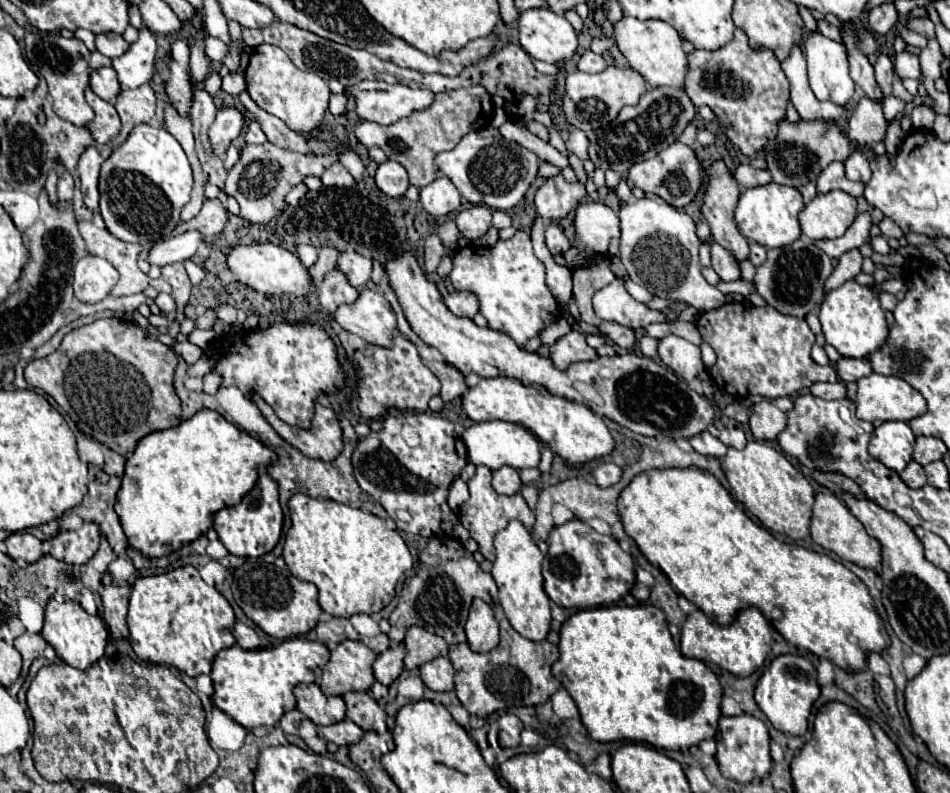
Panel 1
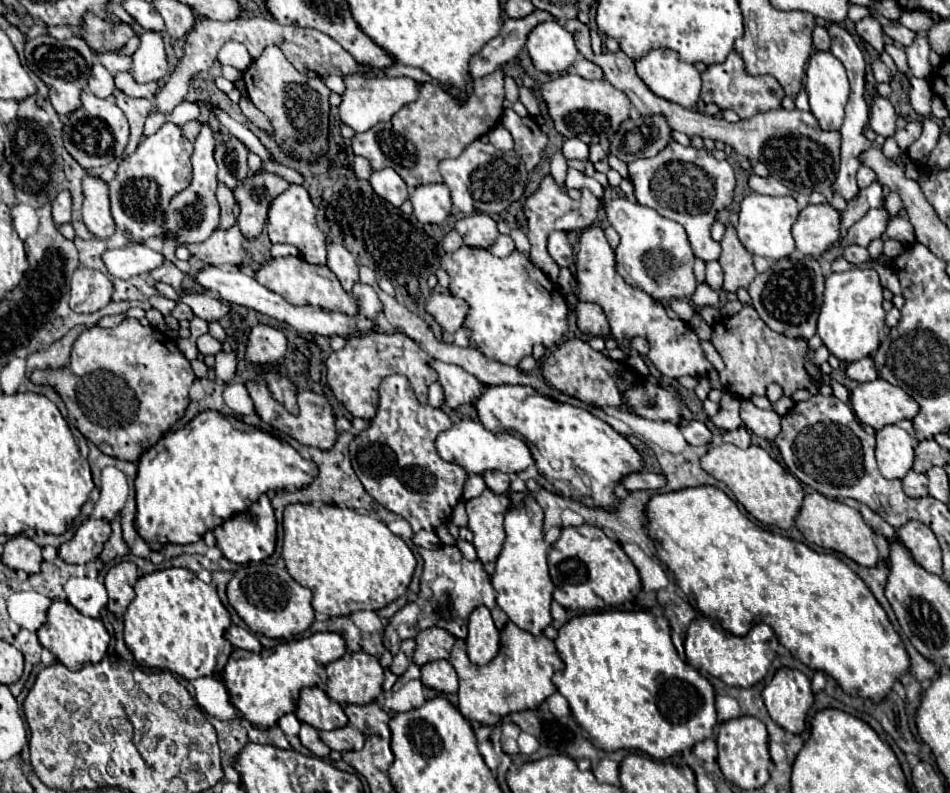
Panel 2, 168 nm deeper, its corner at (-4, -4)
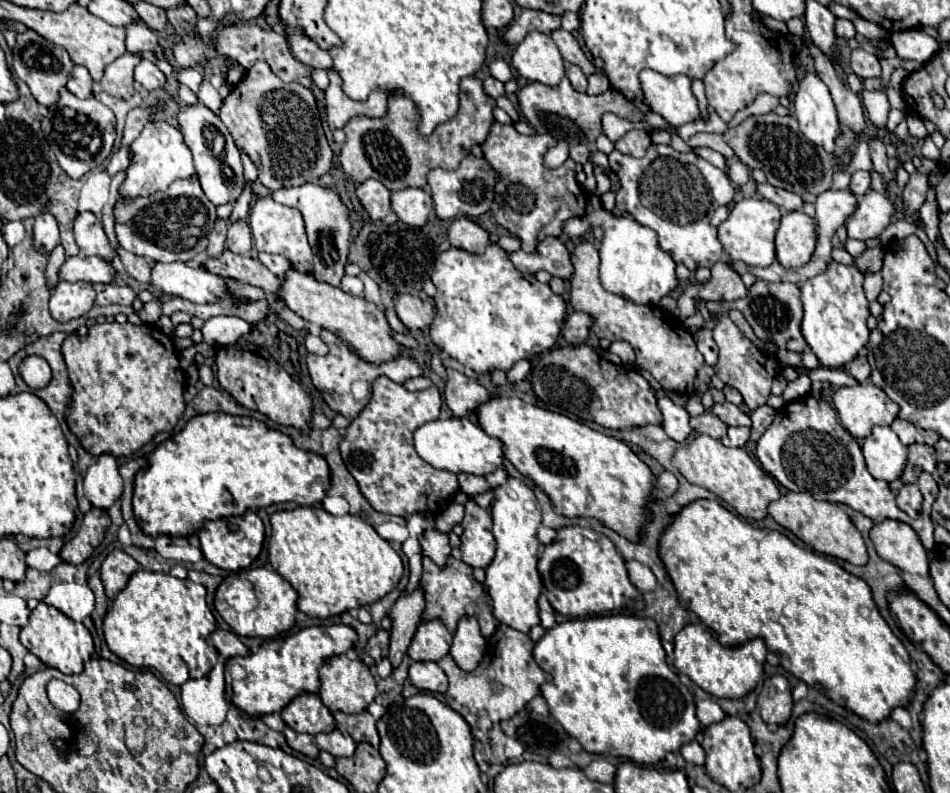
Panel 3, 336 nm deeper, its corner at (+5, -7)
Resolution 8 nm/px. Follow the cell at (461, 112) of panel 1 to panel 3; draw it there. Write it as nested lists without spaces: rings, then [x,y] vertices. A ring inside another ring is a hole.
[[[478,77],[464,79],[458,115],[452,121],[436,127],[430,137],[422,137],[418,133],[418,109],[414,109],[414,101],[410,101],[408,97],[390,97],[386,117],[354,117],[352,121],[348,121],[348,125],[344,127],[346,143],[340,151],[342,169],[358,183],[372,177],[384,183],[390,191],[406,187],[426,187],[426,175],[430,169],[458,169],[460,161],[470,155],[472,145],[484,143],[490,125],[494,123],[494,107],[496,101],[484,93],[482,81]]]

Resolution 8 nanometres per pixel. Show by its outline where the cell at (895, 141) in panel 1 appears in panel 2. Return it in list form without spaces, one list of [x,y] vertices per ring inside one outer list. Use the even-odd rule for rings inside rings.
[[[911,78],[909,80],[909,98],[911,98],[911,106],[913,110],[919,114],[919,116],[925,116],[929,118],[931,114],[931,88],[929,88],[929,82],[927,80],[921,80],[921,78]]]

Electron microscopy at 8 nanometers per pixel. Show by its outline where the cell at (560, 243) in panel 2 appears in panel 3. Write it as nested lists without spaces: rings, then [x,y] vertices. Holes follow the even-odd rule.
[[[546,237],[540,241],[536,251],[532,255],[524,253],[522,249],[508,253],[510,261],[520,273],[536,273],[540,269],[548,271],[554,277],[560,279],[570,279],[572,275],[572,263],[570,263],[570,253],[566,245],[558,237]]]

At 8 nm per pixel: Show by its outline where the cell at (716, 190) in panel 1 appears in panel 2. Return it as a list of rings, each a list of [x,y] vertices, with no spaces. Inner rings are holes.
[[[727,226],[727,232],[721,240],[721,248],[723,250],[719,256],[719,264],[725,272],[723,290],[737,292],[739,288],[747,288],[757,276],[757,272],[753,266],[753,256],[739,242],[733,226]]]

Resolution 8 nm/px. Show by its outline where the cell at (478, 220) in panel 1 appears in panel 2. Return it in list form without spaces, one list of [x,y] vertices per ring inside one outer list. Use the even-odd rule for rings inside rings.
[[[475,212],[471,216],[457,220],[455,230],[463,236],[463,242],[467,246],[475,248],[489,248],[499,236],[495,220],[483,212]]]

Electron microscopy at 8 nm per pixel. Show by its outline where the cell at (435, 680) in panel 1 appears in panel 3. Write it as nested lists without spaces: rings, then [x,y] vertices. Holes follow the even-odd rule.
[[[420,661],[410,665],[410,675],[408,681],[422,689],[422,691],[432,691],[432,693],[446,693],[448,689],[448,679],[444,671],[434,663],[434,661]]]

